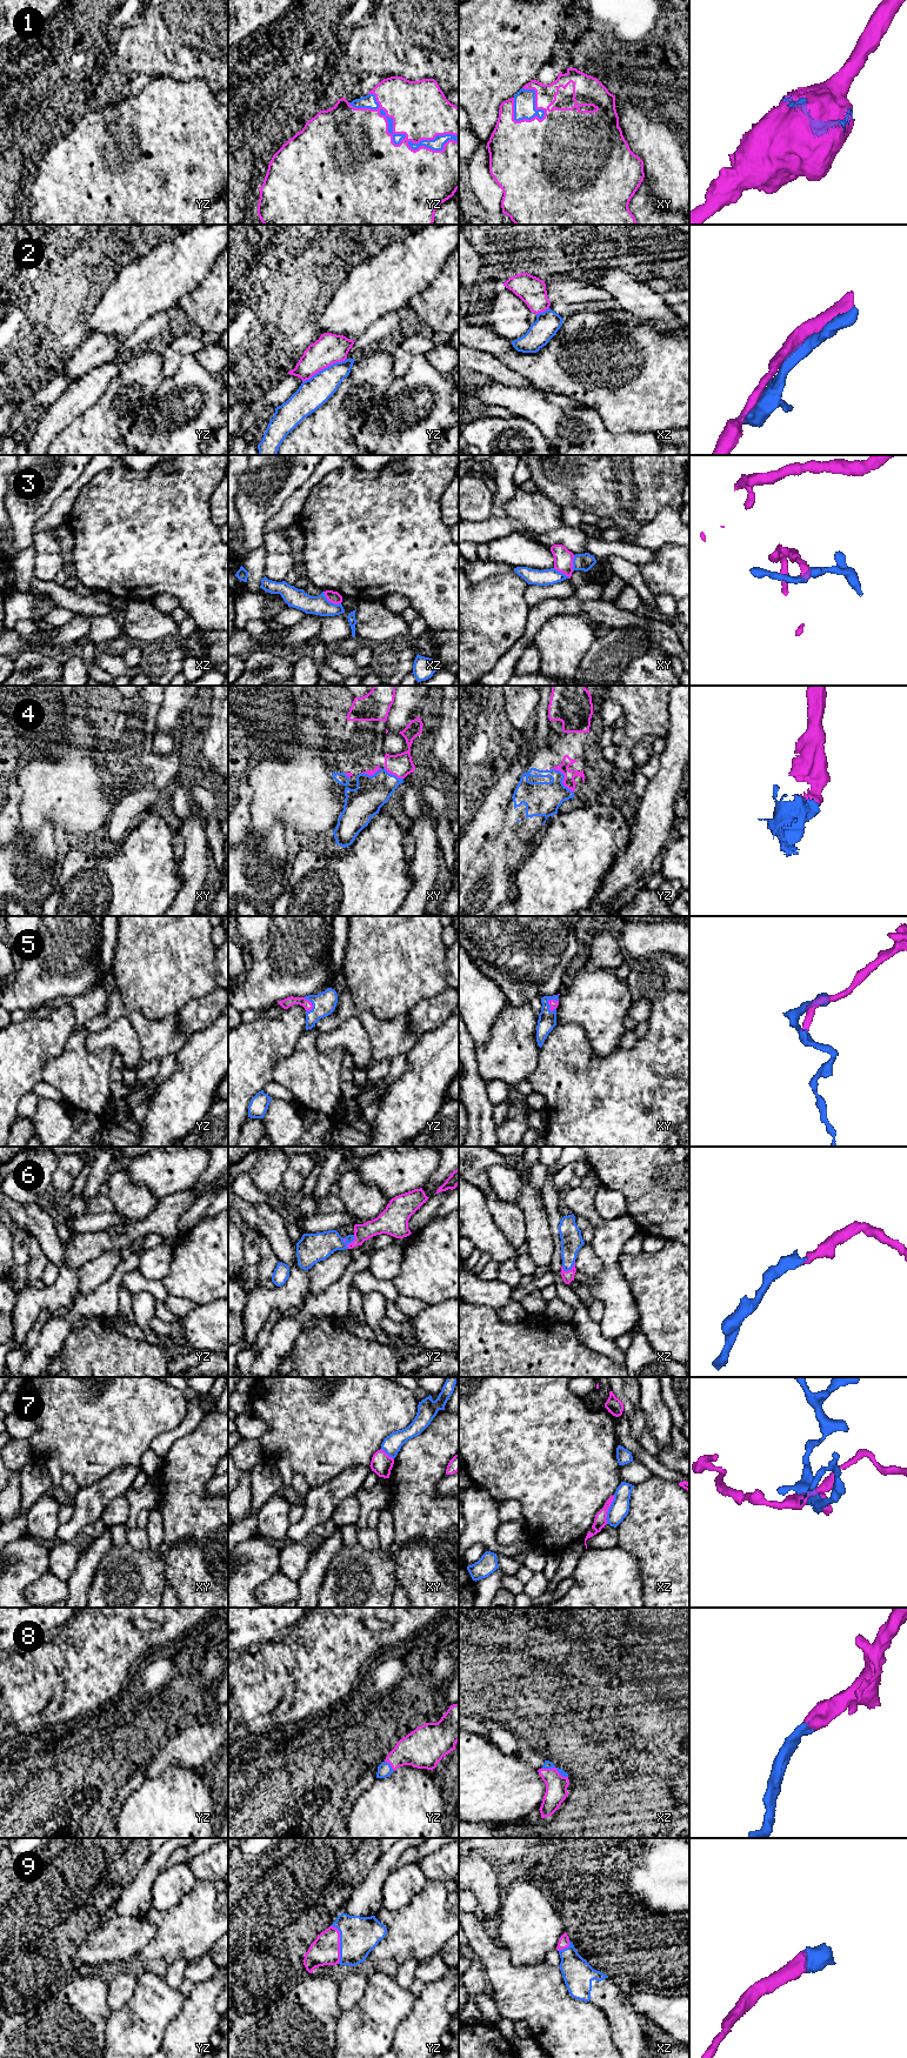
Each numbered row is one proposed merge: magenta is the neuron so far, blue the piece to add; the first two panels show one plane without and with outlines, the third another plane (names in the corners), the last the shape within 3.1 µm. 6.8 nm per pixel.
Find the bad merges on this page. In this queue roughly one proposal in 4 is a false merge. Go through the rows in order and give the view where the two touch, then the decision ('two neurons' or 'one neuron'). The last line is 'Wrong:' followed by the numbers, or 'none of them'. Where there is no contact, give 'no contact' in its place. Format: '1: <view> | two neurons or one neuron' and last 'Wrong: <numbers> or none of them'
1: yz | one neuron
2: yz | two neurons
3: xz | two neurons
4: yz | one neuron
5: xy | one neuron
6: xz | one neuron
7: xz | two neurons
8: yz | one neuron
9: yz | one neuron
Wrong: 2, 3, 7

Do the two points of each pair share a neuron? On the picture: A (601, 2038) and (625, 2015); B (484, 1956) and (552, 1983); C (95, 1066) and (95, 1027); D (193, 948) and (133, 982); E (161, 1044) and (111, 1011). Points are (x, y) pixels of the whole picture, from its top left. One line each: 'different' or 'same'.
A: different
B: same
C: different
D: same
E: same

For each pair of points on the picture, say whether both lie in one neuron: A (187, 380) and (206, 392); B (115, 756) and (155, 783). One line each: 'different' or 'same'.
A: same
B: same

